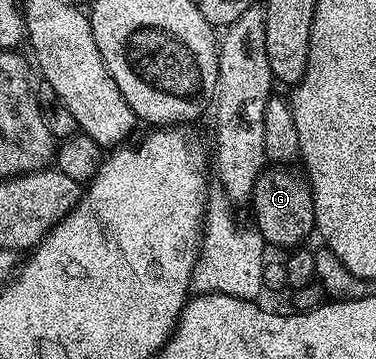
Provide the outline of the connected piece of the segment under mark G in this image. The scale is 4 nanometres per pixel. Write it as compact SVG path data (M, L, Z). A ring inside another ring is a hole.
M276 163L265 168L254 183L250 194L254 227L259 231L269 246L277 245L283 251L305 244L308 236L313 236L316 228L312 186L307 176L299 168L291 169L288 163Z

